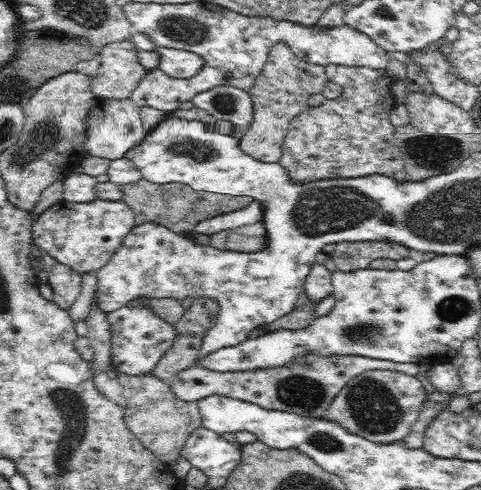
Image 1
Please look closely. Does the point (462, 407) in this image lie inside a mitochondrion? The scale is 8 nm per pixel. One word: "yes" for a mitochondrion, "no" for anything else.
no

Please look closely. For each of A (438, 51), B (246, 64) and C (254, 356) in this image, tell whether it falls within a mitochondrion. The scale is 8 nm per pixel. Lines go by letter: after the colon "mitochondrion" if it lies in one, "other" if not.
A: other
B: other
C: other

